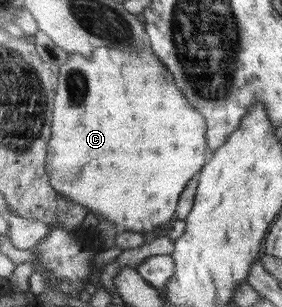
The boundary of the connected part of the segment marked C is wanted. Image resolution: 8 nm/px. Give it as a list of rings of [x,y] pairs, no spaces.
[[[144,46],[140,51],[137,49],[134,53],[123,51],[123,49],[100,47],[93,50],[91,57],[82,57],[78,53],[68,53],[66,61],[59,65],[59,68],[60,89],[58,89],[58,97],[56,97],[56,109],[54,109],[54,129],[52,129],[54,133],[52,133],[52,141],[50,141],[50,149],[48,149],[48,153],[52,153],[52,157],[47,157],[46,169],[52,187],[65,199],[83,205],[88,212],[116,223],[121,229],[132,233],[140,234],[143,231],[152,231],[154,227],[172,219],[172,213],[175,212],[180,192],[188,180],[200,171],[212,153],[205,142],[204,118],[188,103],[184,103],[184,97],[176,89],[172,77],[168,77],[168,71],[164,69],[164,65],[160,65],[156,61],[156,57],[152,55],[148,47]]]

